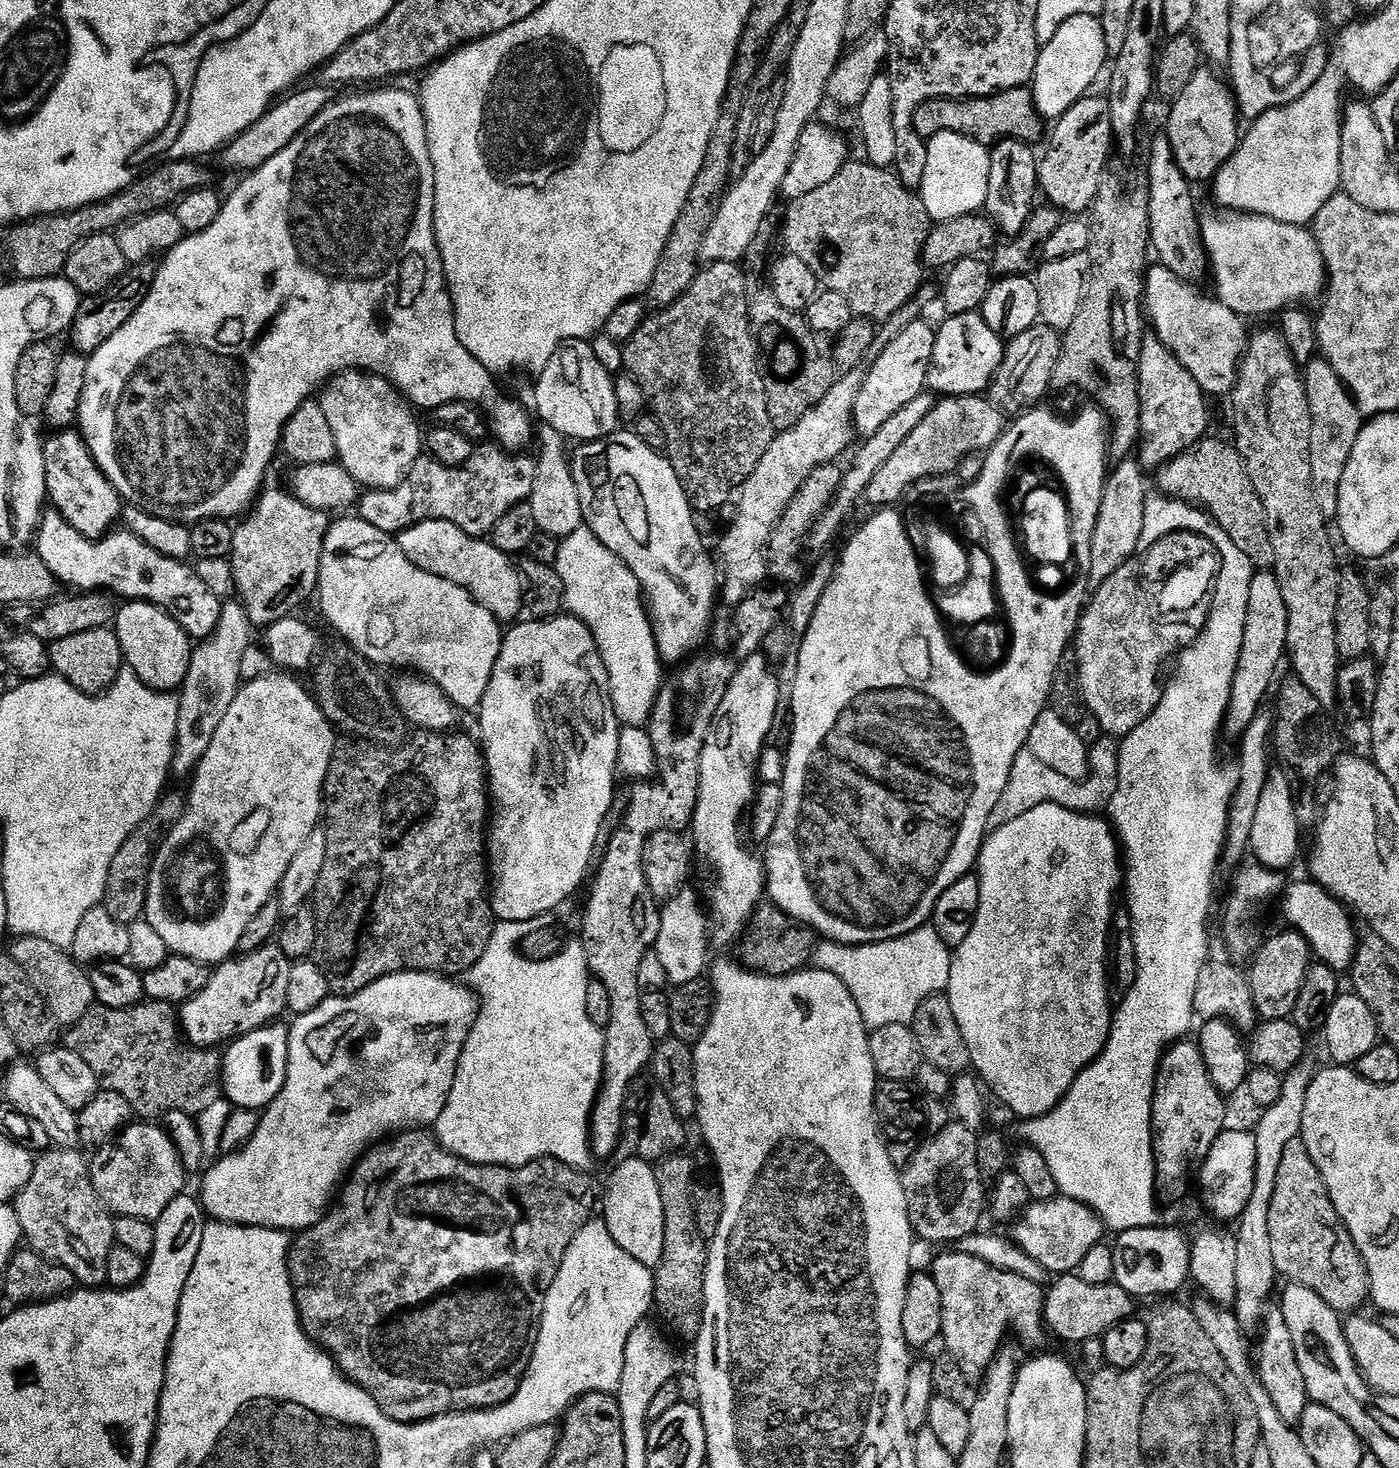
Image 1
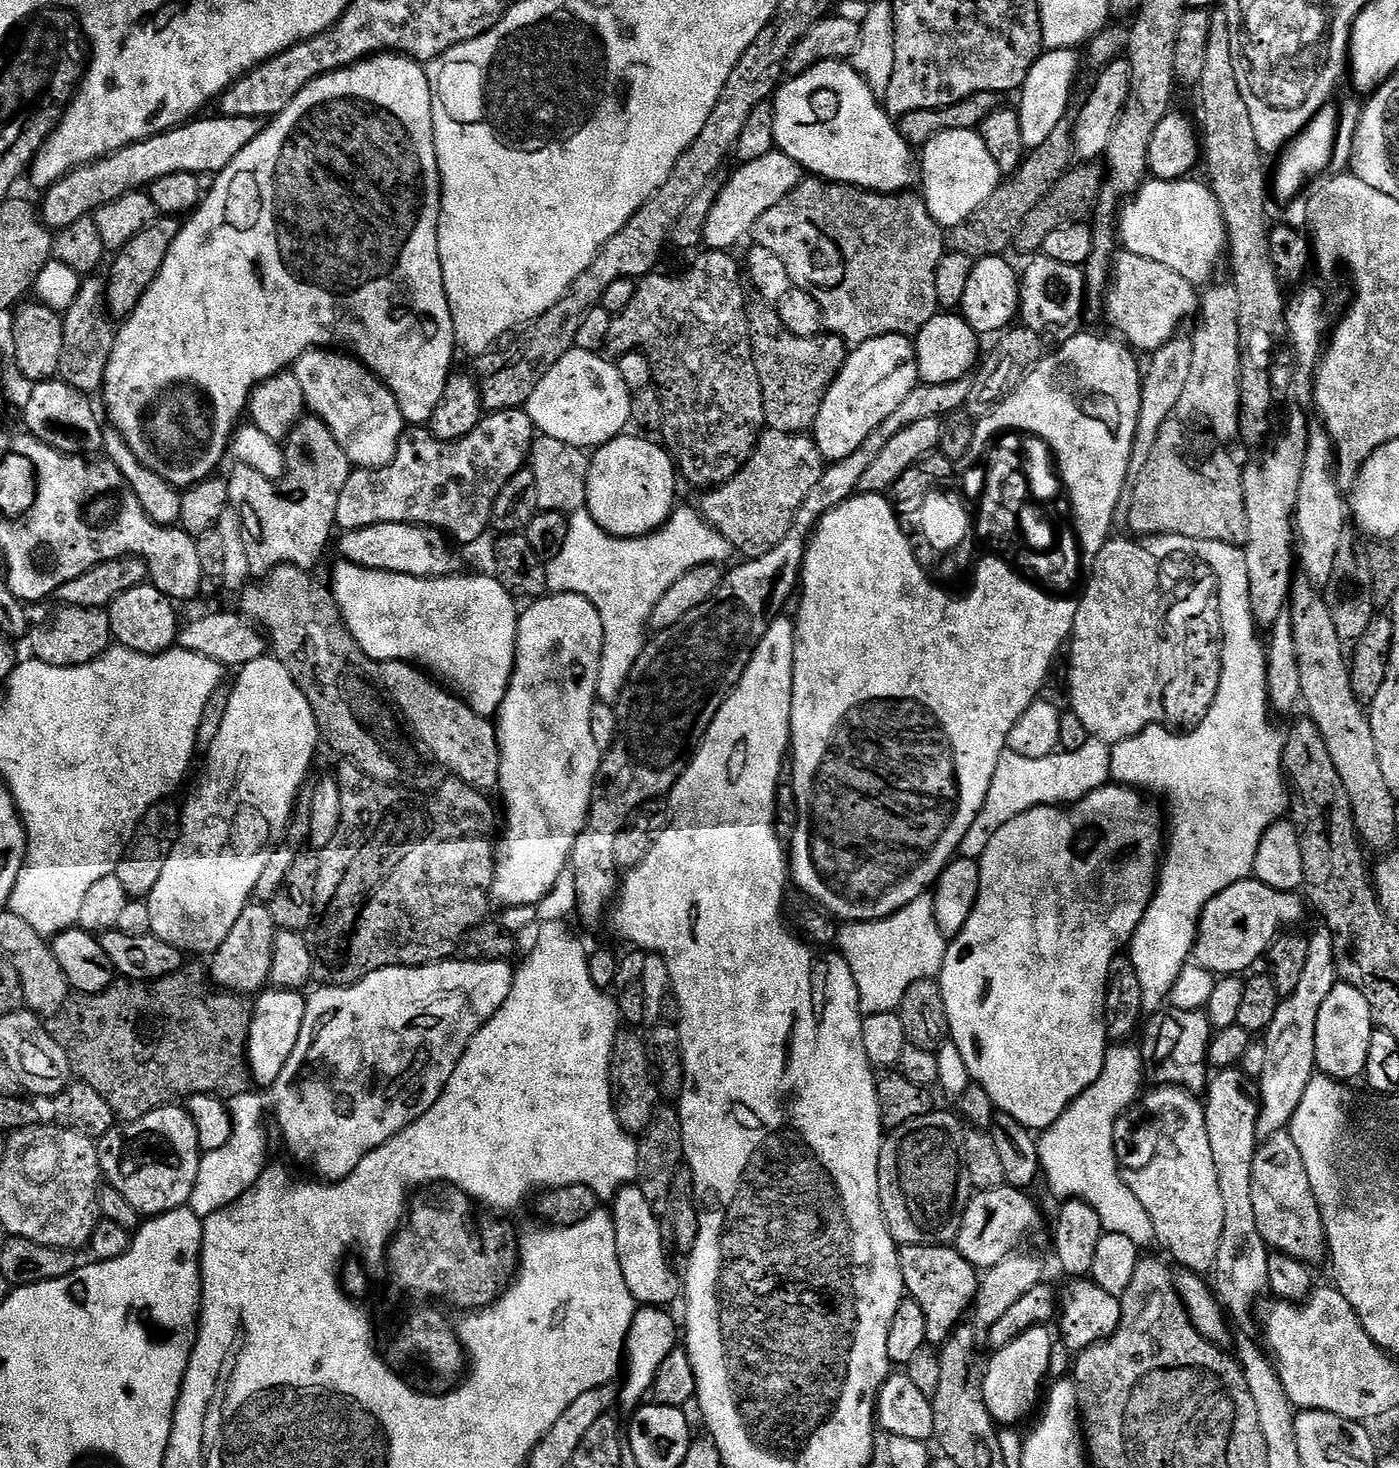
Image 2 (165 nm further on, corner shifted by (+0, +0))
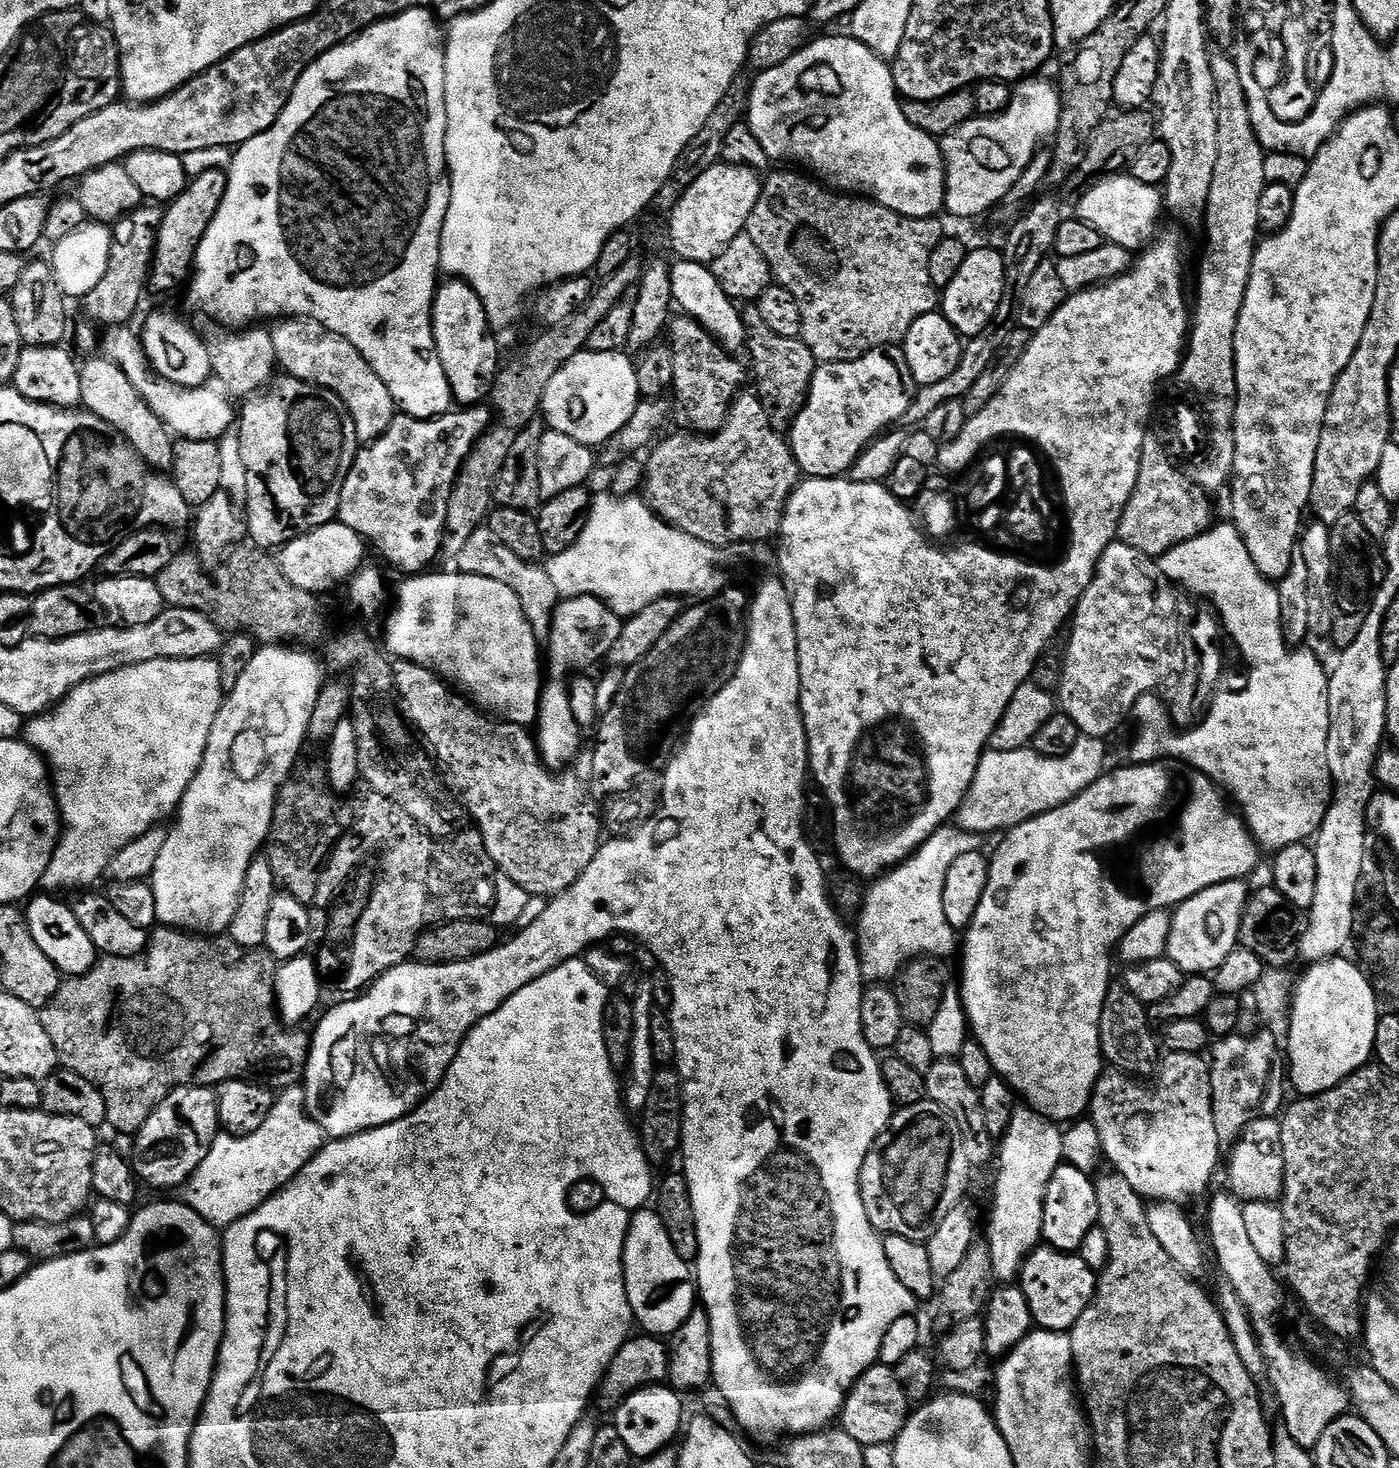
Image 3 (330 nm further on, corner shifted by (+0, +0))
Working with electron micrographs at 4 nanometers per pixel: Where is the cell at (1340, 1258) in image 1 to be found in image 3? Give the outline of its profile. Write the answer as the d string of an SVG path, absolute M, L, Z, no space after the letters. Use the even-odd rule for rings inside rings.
M1269 1118L1255 1120L1246 1126L1239 1140L1231 1145L1232 1157L1227 1157L1228 1184L1233 1196L1241 1202L1276 1202L1284 1194L1284 1171L1286 1162L1282 1154L1282 1130L1280 1120Z

